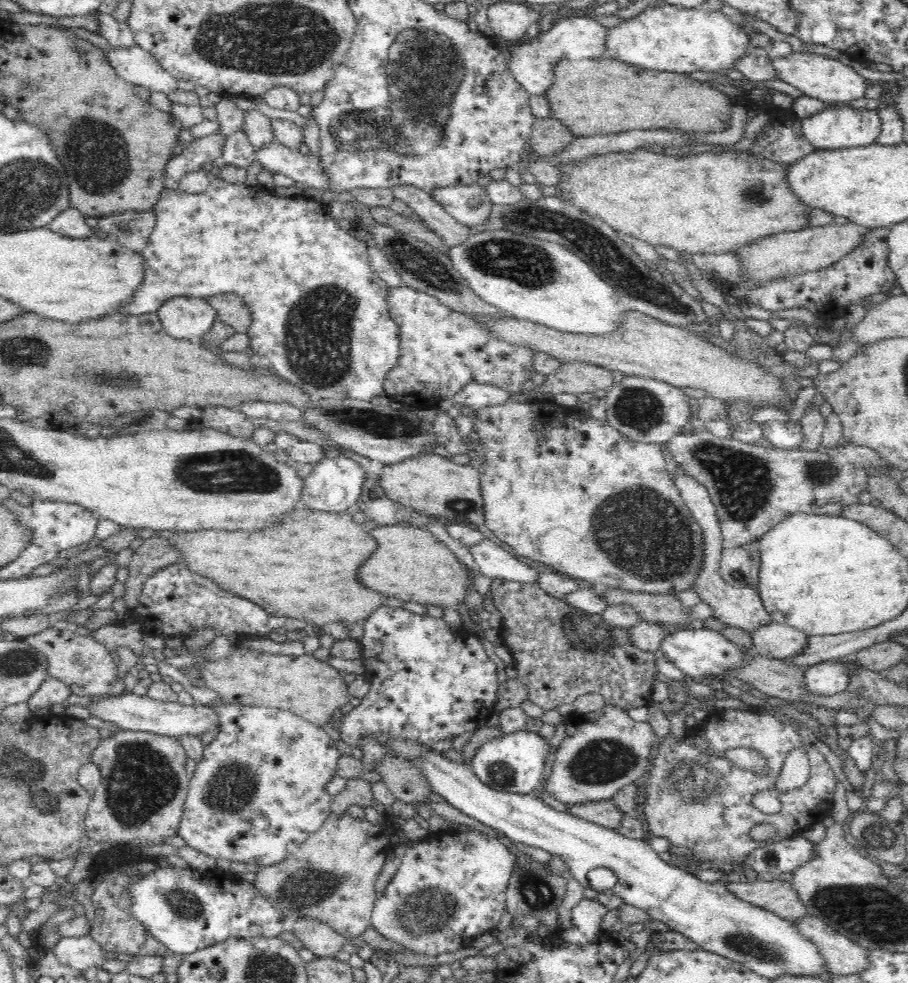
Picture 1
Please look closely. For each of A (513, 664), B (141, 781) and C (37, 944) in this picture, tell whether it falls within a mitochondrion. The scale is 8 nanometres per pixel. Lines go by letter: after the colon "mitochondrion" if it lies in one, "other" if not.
A: other
B: mitochondrion
C: other

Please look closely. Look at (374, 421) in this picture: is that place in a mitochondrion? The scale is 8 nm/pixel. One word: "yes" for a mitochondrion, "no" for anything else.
yes

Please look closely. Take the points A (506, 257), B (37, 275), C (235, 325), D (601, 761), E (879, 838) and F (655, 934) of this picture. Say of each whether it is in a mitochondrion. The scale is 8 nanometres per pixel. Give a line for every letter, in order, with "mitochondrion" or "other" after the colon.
A: mitochondrion
B: other
C: other
D: mitochondrion
E: mitochondrion
F: other

